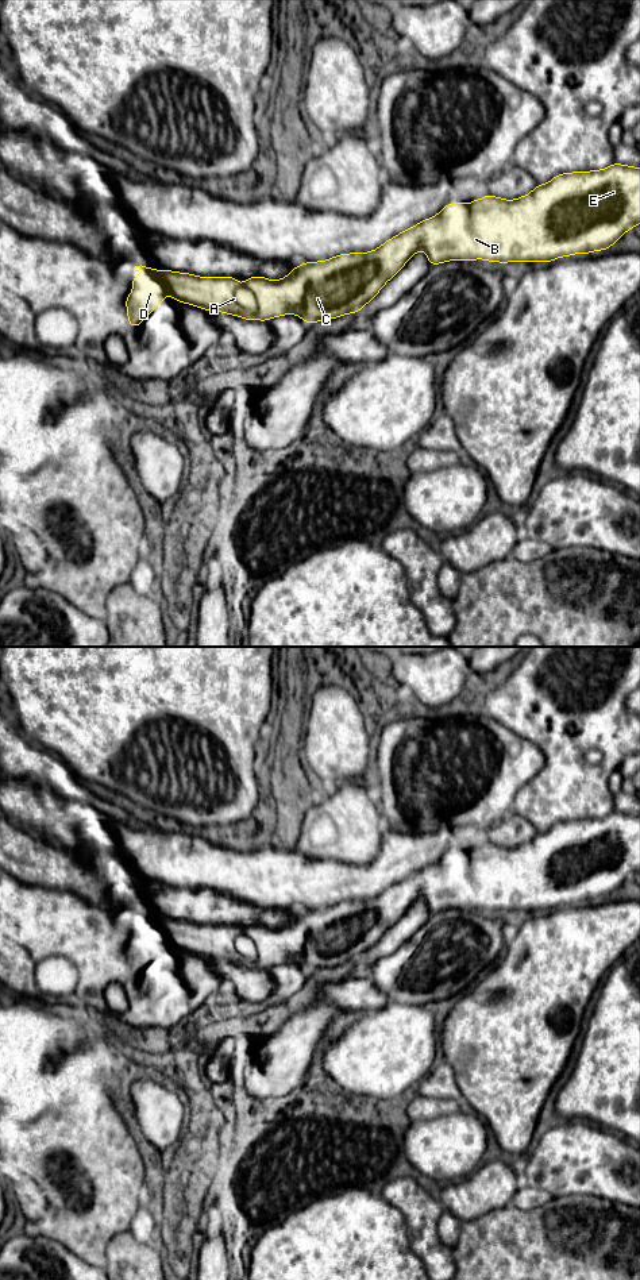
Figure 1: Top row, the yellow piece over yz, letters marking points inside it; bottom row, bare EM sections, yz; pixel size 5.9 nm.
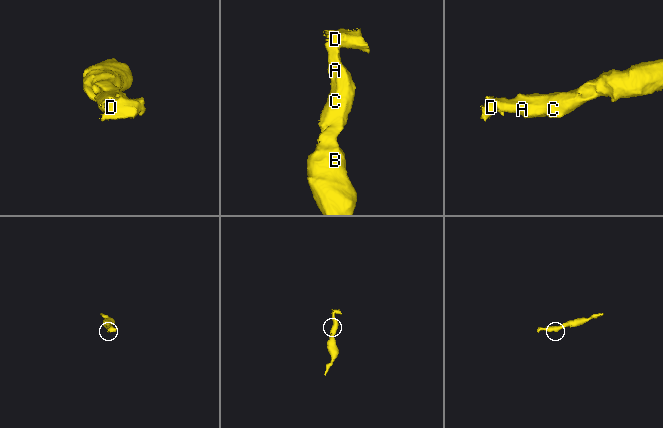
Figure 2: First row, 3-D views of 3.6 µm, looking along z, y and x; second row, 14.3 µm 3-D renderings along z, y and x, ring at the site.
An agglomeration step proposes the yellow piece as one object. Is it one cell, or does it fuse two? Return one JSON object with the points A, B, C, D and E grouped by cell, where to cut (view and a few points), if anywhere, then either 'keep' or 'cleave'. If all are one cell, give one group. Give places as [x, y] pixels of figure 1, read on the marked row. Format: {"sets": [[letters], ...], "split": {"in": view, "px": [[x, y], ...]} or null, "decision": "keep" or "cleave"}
{"sets": [["A", "B", "C", "E"], ["D"]], "split": {"in": "yz", "px": [[157, 272], [168, 292]]}, "decision": "cleave"}

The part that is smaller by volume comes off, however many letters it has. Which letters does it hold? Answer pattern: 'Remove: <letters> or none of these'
Remove: D

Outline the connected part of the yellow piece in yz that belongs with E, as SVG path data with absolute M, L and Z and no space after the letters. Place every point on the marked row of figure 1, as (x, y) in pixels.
M613 163L602 170L558 174L550 182L536 185L531 193L516 200L489 194L470 204L462 201L446 204L436 216L402 231L370 252L343 252L327 261L305 262L277 281L255 275L244 279L240 286L235 277L198 277L171 270L158 270L158 275L166 285L170 297L184 304L239 316L244 320L267 321L284 315L297 315L306 324L313 324L361 311L419 250L425 251L431 266L448 261L475 259L500 263L552 262L574 254L589 255L591 251L608 251L613 243L637 224L640 224L640 167Z

